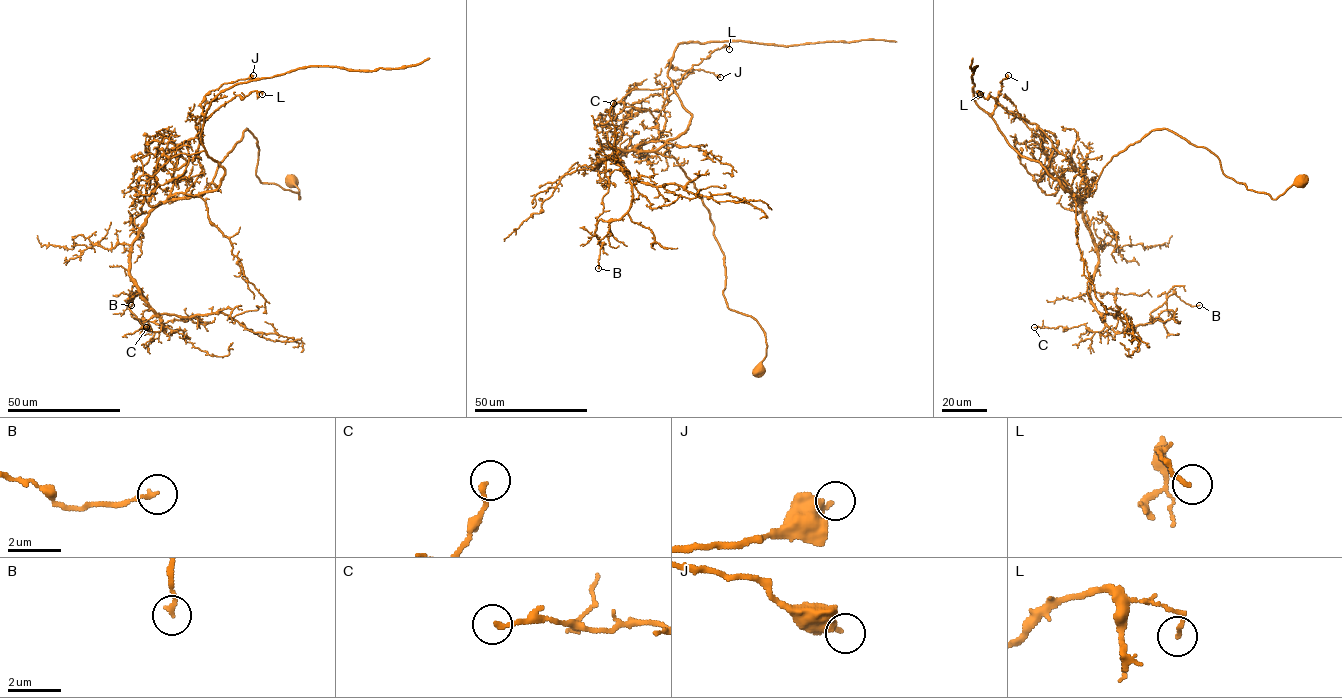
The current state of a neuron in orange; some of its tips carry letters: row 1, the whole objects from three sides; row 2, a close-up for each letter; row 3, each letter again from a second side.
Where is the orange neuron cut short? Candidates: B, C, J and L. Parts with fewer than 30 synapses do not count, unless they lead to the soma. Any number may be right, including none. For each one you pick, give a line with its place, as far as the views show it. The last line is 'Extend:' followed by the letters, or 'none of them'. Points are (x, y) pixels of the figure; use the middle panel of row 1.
Extend: none of them

